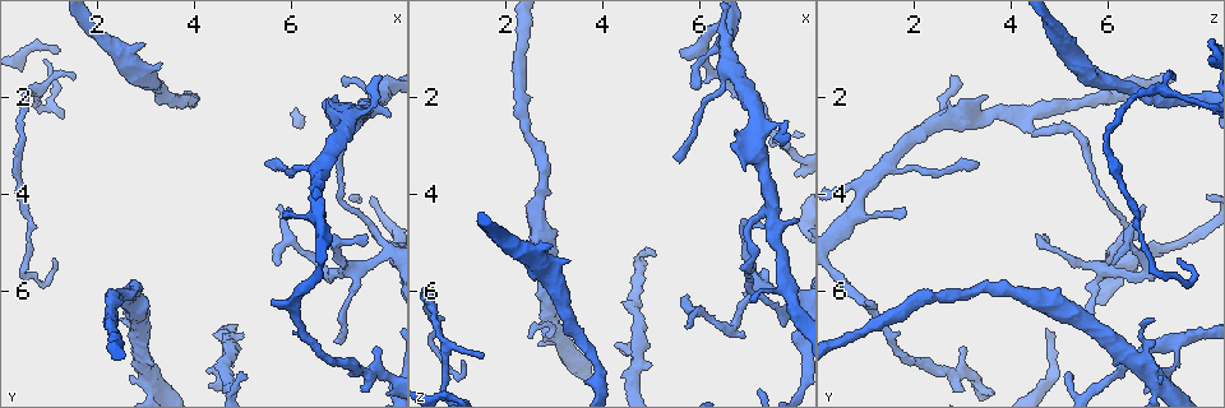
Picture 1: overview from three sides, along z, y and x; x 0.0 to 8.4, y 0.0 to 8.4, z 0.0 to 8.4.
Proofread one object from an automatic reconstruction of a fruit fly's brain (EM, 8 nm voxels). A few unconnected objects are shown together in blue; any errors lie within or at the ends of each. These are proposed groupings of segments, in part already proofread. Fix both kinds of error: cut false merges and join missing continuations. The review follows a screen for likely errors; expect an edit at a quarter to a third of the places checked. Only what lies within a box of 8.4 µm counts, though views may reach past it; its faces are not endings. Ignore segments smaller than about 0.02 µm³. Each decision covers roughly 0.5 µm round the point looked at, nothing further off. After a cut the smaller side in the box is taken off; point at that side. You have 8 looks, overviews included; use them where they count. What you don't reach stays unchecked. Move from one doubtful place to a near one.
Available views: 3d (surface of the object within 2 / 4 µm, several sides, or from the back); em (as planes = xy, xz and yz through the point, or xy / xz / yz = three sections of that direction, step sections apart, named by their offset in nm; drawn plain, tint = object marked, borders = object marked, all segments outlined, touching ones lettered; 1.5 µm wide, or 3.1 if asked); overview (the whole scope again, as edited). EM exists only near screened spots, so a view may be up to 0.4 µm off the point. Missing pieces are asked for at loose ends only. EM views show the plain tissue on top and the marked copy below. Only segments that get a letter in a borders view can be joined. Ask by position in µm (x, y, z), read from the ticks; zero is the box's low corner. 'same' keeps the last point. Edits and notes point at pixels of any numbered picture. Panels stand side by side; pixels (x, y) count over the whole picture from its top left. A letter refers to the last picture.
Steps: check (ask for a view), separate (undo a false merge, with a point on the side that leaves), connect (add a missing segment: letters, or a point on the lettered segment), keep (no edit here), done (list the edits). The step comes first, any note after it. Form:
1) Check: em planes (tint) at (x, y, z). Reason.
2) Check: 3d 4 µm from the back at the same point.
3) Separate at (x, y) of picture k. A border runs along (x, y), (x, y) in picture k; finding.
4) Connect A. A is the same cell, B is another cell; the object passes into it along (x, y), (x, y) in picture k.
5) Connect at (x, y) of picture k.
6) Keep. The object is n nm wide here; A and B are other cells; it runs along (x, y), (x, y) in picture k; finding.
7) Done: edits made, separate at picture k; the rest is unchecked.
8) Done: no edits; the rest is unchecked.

Check: em 3.1 µm yz step 16 (tint) at (4.75, 7.05, 7.40). Side arm on a straight run.

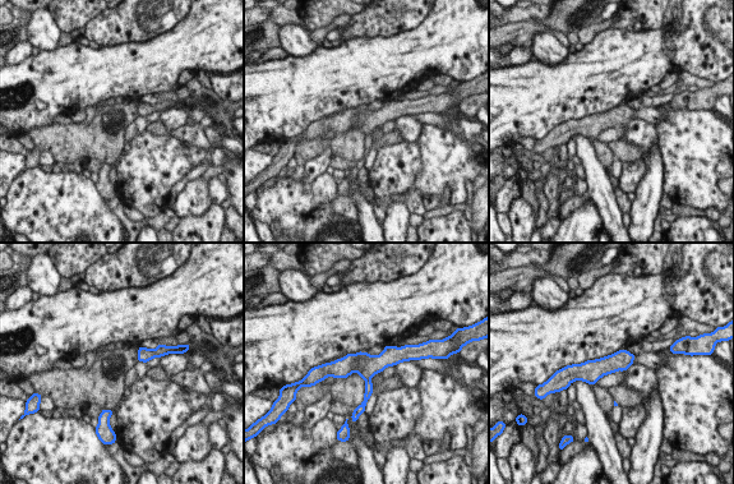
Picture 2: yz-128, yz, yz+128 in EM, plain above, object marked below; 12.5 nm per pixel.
Check: em 3.1 µm planes (tint) at the same point.

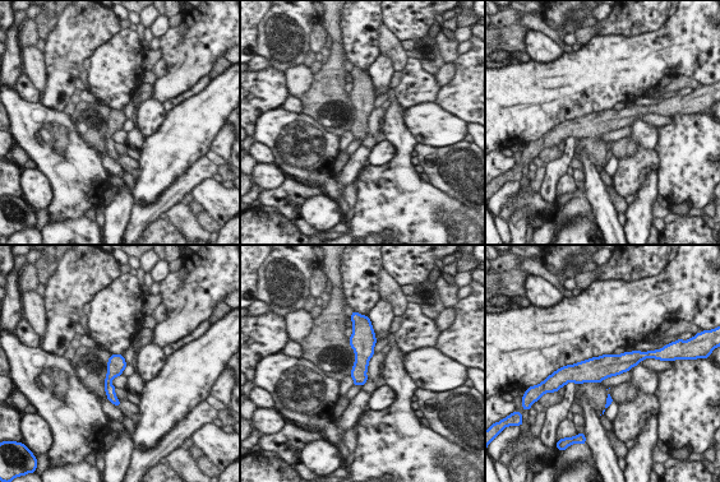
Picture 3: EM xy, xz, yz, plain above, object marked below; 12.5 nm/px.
Check: em 3.1 µm planes (borders) at the same point.

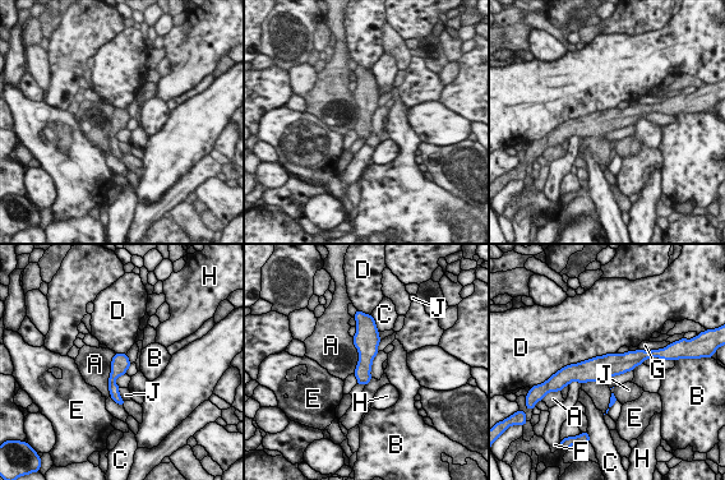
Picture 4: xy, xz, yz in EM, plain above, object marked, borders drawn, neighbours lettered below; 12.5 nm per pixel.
Keep. A, B, C, D, E, F, G, H and J are other cells; it runs along (645, 354), (601, 368), (575, 368) in picture 4; all the same neuron.

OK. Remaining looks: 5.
Check: em yz step 4 (borders) at (7.90, 1.65, 2.75). Thin end.

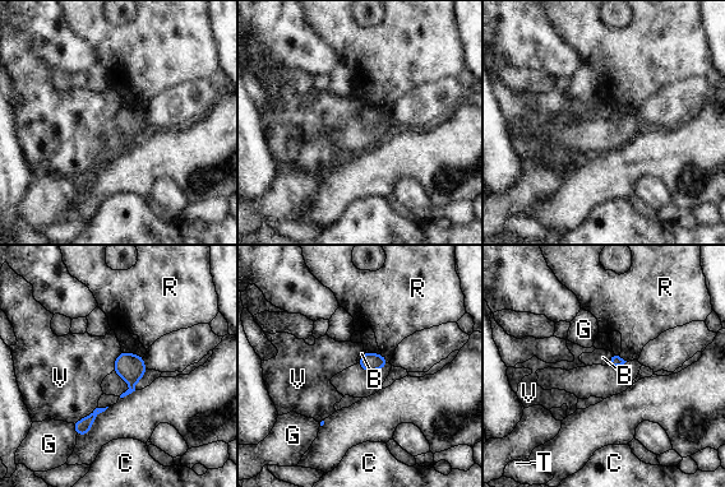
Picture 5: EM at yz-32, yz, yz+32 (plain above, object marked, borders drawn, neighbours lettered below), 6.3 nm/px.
Keep. B, C, G, R, T and V are other cells; a border runs along (613, 352), (608, 365) in picture 5; none of them fits.

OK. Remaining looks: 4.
Check: 3d 2 µm at (1.50, 1.70, 7.40). An open end.

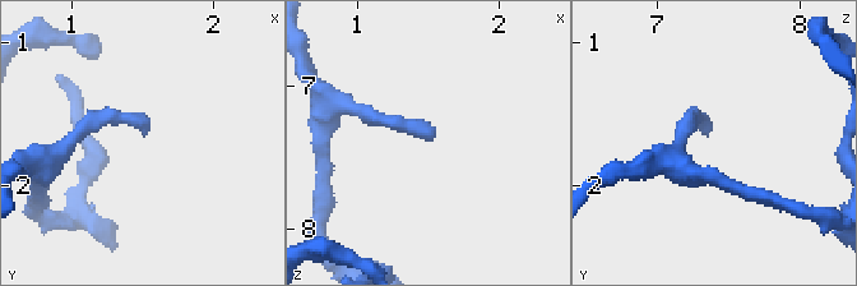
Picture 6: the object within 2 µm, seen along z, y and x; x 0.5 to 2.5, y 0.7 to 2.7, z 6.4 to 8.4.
Check: em xz step 4 (borders) at (1.50, 1.68, 7.36). Shape alone is not enough.

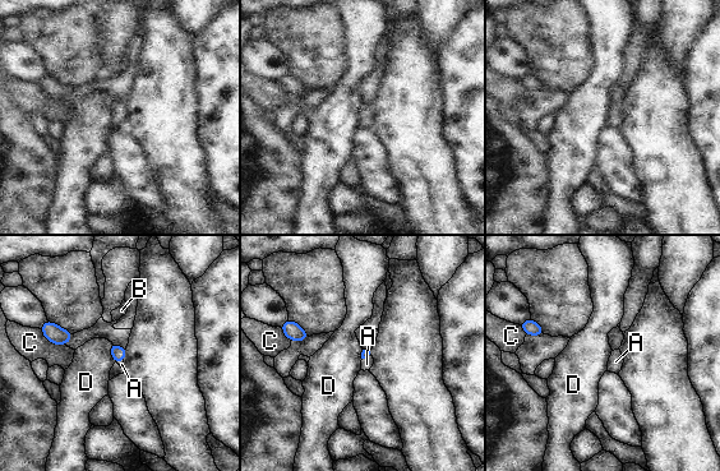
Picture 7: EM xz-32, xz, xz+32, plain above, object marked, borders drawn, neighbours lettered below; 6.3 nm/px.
Check: em planes (borders) at the same point.

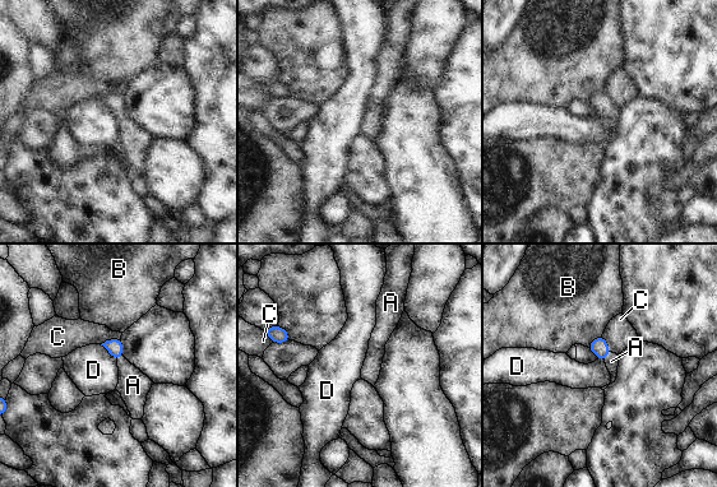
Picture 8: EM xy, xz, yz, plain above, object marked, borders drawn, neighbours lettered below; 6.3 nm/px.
Connect A. A is the same cell, B, C and D are other cells; the object passes into it along (598, 346), (606, 356), (611, 361) in picture 8; the neuron continues.

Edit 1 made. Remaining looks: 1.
Done: edits made, connect at picture 8; the rest is unchecked.

